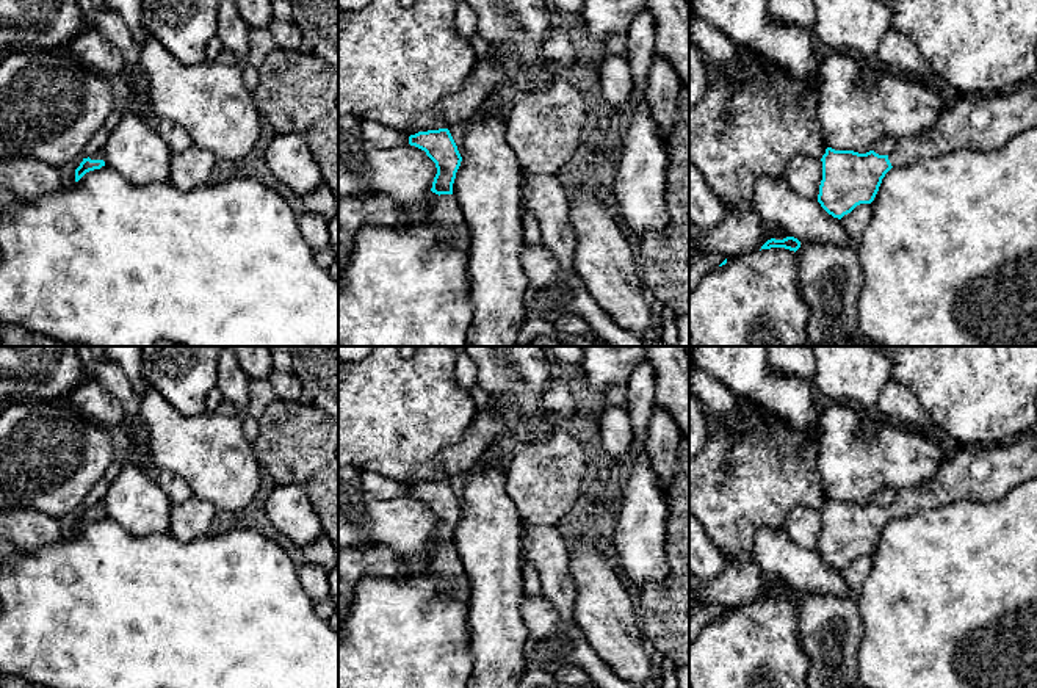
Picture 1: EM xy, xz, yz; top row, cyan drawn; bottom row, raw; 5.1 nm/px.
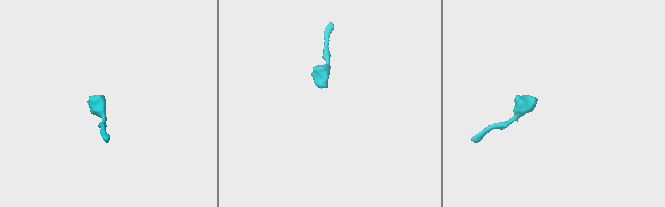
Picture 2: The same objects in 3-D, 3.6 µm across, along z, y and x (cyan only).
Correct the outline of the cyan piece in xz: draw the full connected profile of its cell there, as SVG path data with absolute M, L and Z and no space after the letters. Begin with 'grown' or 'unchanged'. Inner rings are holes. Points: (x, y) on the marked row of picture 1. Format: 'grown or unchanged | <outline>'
grown | M450 130L418 132L409 136L409 144L425 150L437 168L431 191L439 197L431 205L428 216L440 232L464 232L467 229L465 219L453 194L453 183L462 157Z

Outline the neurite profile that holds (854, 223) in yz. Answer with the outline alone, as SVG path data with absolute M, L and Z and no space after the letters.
M860 204L851 213L841 218L841 224L854 243L857 243L862 232L868 227L871 216L873 205Z

